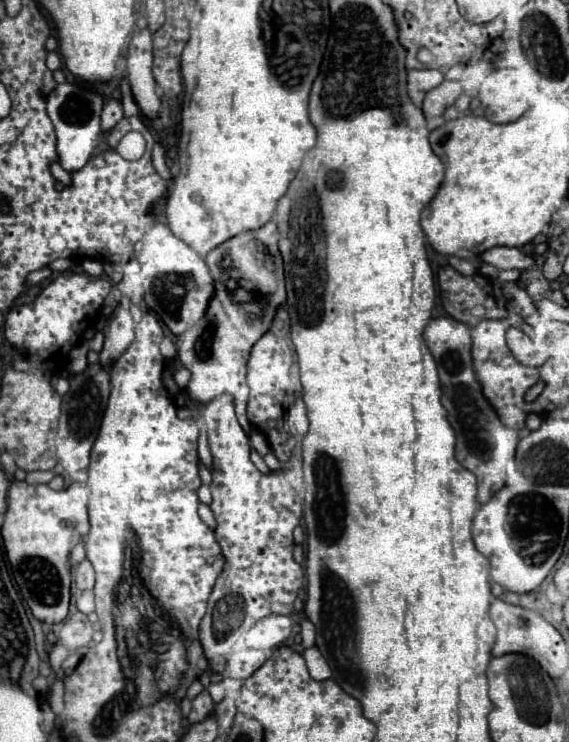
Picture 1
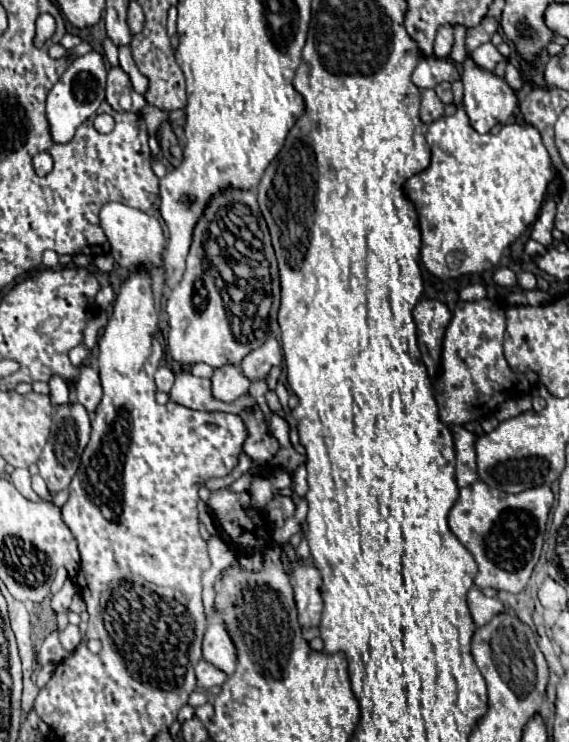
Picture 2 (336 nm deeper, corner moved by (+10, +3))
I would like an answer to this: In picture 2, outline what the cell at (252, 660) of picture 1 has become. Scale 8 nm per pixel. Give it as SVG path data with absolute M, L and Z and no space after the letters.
M201 659L197 663L197 685L201 689L211 689L211 687L221 687L227 679L227 673L223 673L221 669L217 669L215 665L207 663L205 659Z

